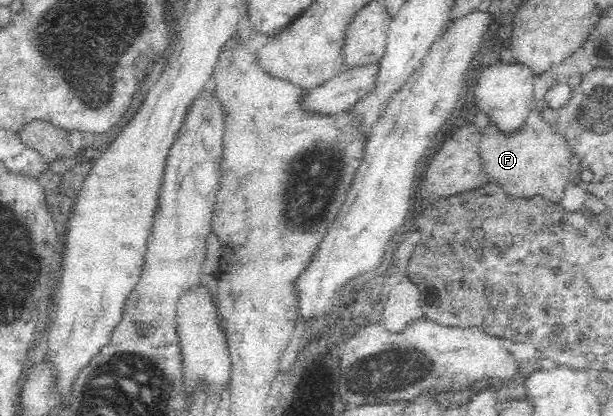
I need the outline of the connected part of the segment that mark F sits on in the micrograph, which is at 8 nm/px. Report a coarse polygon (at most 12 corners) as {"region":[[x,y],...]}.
{"region":[[538,112],[509,137],[488,125],[486,185],[560,204],[568,150]]}

